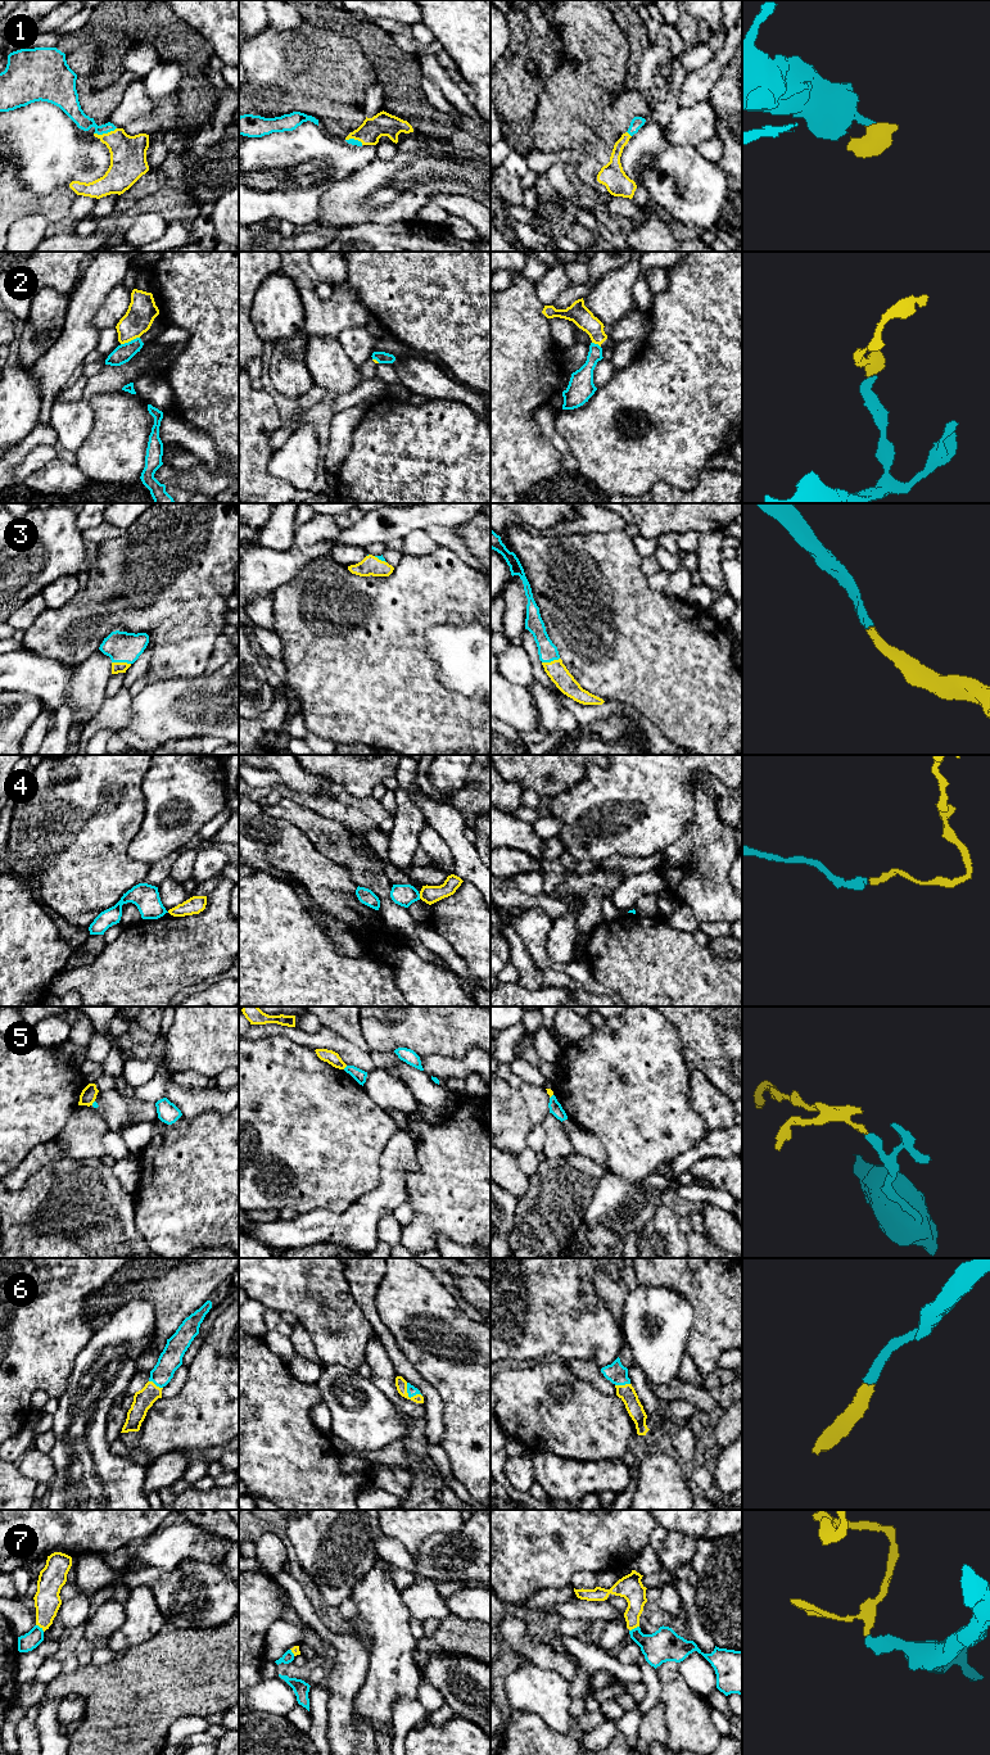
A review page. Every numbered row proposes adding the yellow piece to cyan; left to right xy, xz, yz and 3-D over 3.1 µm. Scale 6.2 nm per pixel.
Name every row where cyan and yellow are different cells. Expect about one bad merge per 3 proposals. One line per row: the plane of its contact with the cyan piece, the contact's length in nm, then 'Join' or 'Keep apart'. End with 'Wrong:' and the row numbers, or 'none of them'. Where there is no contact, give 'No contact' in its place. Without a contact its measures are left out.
1: Touches cyan in xy. Shared border 150 nm. Join
2: Touches cyan in xy. Shared border 130 nm. Keep apart
3: Touches cyan in xy. Shared border 120 nm. Join
4: Touches cyan in xz. Shared border 30 nm. Keep apart
5: Touches cyan in xz. Shared border 40 nm. Keep apart
6: Touches cyan in xz. Shared border 130 nm. Join
7: Touches cyan in yz. Shared border 70 nm. Join
Wrong: 2, 4, 5

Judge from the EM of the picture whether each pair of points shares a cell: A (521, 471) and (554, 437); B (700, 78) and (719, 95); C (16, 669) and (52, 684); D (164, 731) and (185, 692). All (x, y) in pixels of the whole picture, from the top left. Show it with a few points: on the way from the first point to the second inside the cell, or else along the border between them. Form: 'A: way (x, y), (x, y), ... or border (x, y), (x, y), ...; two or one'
A: border (534, 414), (534, 420), (542, 434), (563, 455); two
B: border (728, 64), (708, 99); two
C: way (25, 672), (43, 678); one
D: way (164, 722), (164, 718), (181, 701); one

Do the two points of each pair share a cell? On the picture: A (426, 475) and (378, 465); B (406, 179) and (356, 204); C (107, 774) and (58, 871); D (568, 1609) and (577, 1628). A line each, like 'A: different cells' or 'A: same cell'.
A: same cell
B: same cell
C: same cell
D: different cells

